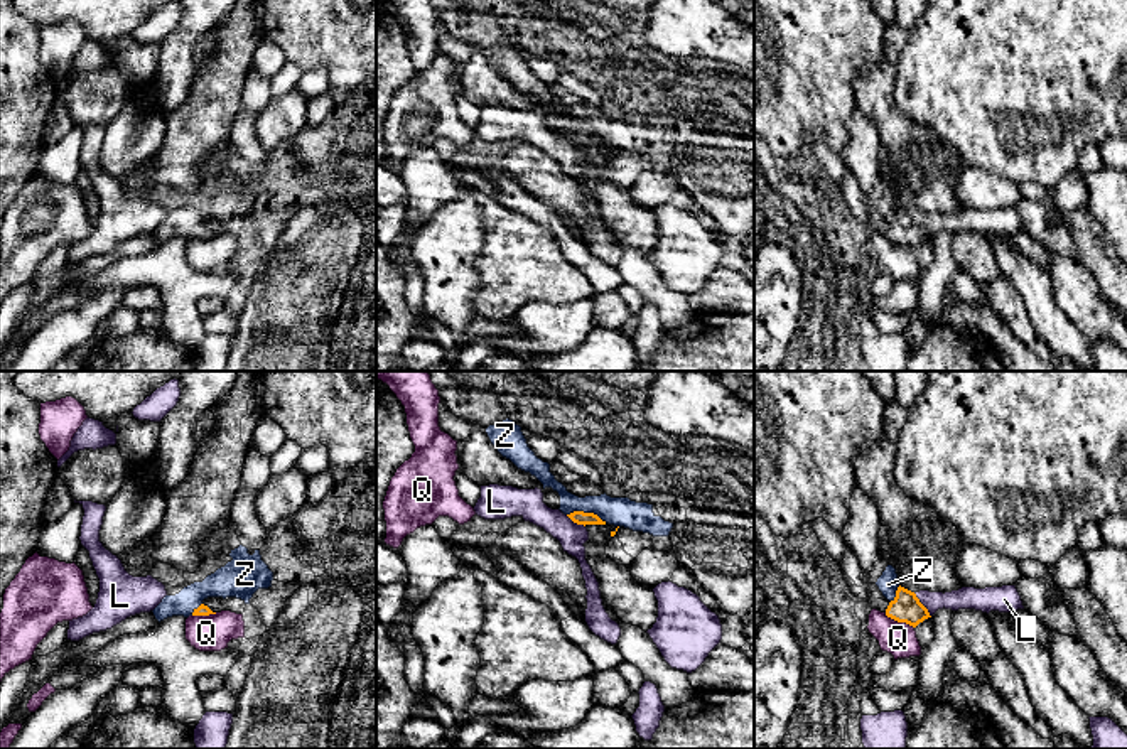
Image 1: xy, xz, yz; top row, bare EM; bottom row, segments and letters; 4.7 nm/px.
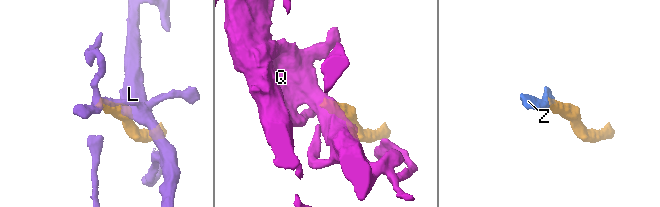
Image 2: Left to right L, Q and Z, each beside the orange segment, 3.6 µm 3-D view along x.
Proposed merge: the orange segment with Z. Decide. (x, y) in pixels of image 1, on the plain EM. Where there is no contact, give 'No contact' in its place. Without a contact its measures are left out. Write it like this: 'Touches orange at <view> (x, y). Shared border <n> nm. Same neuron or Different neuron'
Touches orange at xz (587, 135). Shared border 200 nm. Same neuron

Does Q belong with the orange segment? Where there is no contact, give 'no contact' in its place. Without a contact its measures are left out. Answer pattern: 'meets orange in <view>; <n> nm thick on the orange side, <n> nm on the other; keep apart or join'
meets orange in yz; 140 nm thick on the orange side, 160 nm on the other; keep apart

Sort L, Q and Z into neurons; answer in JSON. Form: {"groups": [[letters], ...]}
{"groups": [["L"], ["Q"], ["Z"]]}

